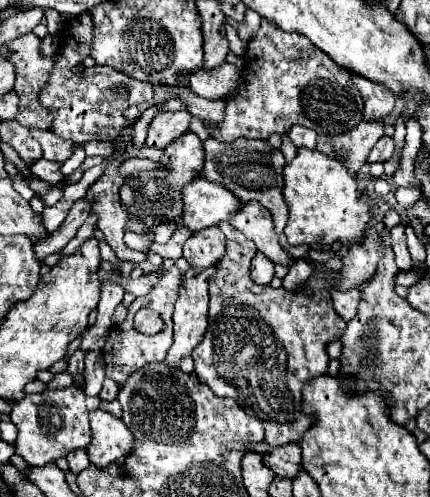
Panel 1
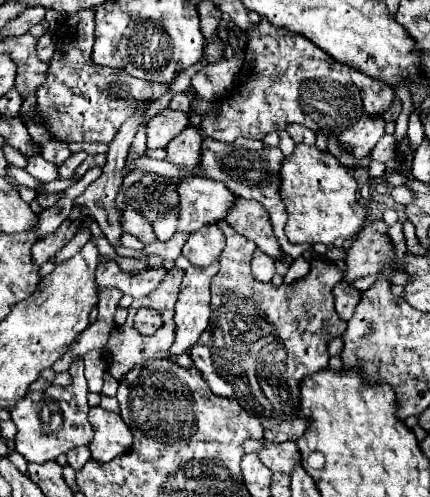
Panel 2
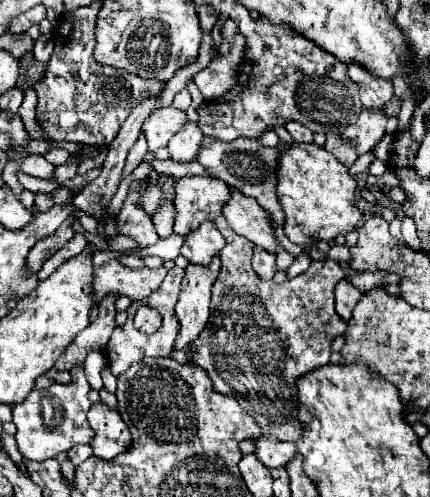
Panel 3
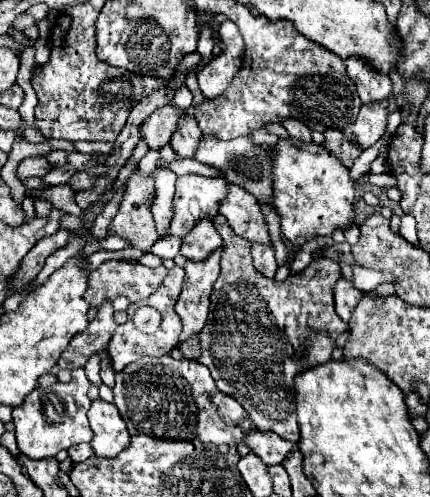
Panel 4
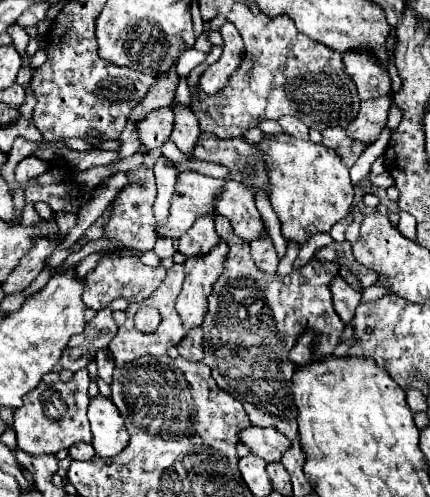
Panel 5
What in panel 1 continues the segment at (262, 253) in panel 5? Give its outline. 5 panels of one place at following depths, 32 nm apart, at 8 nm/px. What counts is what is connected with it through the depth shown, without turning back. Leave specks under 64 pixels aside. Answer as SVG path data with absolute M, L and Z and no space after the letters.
M256 252L256 256L252 258L250 278L254 284L262 284L262 286L270 284L270 280L274 278L274 264L262 252Z

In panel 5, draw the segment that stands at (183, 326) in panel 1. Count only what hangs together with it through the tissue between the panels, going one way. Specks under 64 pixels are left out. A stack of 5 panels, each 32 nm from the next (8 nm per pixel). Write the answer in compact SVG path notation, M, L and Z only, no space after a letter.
M222 240L208 256L202 258L188 258L184 268L186 268L186 280L182 286L182 292L176 300L176 310L182 318L184 324L184 336L192 328L202 326L206 310L208 310L208 296L212 294L212 286L222 274L222 262L228 252L226 242Z

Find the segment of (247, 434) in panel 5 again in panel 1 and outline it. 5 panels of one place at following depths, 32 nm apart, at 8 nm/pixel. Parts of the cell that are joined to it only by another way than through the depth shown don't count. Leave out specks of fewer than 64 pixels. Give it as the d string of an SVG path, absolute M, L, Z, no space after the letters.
M284 444L280 448L274 448L274 452L264 456L264 464L274 470L278 476L284 476L286 480L294 480L302 472L300 462L300 446L298 444Z

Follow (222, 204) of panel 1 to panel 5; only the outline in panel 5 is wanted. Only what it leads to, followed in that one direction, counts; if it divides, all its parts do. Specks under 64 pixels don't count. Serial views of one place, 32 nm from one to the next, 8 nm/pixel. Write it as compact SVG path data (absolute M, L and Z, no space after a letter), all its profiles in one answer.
M184 172L176 180L176 192L172 196L170 216L164 226L156 232L160 238L180 238L196 218L210 214L214 216L216 200L220 198L224 180L208 178L198 172Z

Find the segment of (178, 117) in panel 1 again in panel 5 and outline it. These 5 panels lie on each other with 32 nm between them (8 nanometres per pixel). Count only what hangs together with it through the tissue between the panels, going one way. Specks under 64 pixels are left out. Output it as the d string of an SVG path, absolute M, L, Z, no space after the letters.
M170 106L160 108L156 112L150 112L140 124L136 124L140 140L146 144L148 150L160 148L170 140L170 134L174 130L174 110Z

